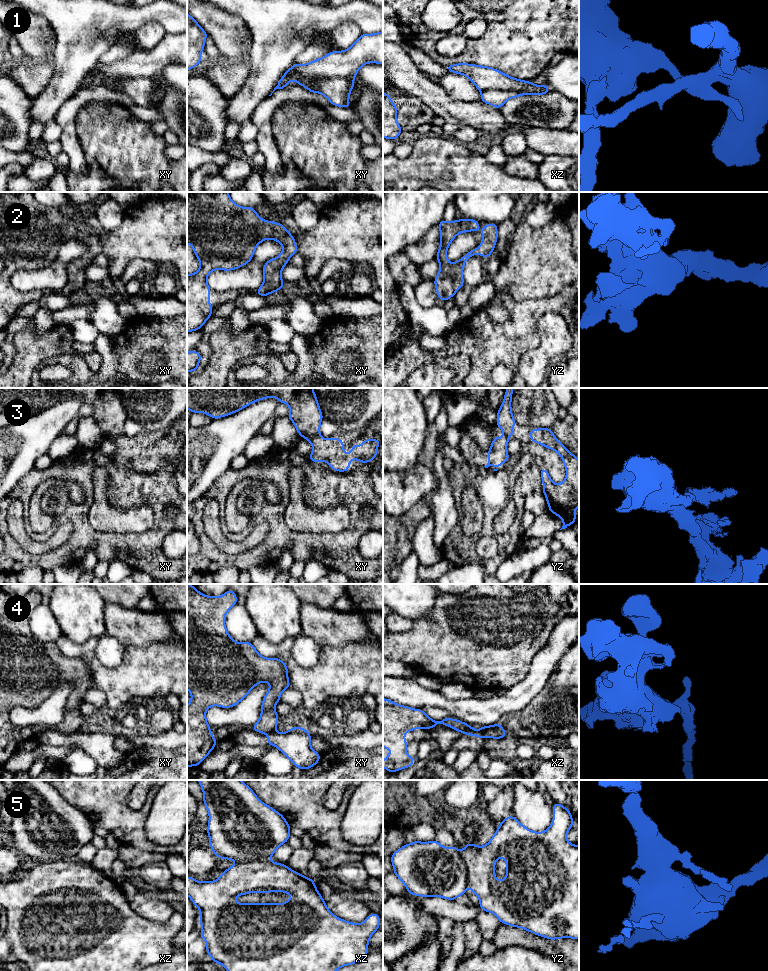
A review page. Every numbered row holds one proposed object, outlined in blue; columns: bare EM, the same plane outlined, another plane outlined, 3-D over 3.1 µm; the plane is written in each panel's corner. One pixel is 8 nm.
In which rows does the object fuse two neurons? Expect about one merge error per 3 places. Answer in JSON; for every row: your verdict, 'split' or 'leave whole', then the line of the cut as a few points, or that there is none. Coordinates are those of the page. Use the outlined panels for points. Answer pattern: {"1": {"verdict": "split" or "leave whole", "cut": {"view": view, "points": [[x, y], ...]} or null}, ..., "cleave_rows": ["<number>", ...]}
{"1": {"verdict": "split", "cut": {"view": "xy", "points": [[292, 66], [293, 70], [304, 78], [352, 78]]}}, "2": {"verdict": "leave whole", "cut": null}, "3": {"verdict": "split", "cut": {"view": "xy", "points": [[317, 435], [306, 438]]}}, "4": {"verdict": "split", "cut": {"view": "xz", "points": [[469, 725], [464, 733]]}}, "5": {"verdict": "split", "cut": {"view": "yz", "points": [[459, 851], [466, 869], [467, 885]]}}, "cleave_rows": ["1", "3", "4", "5"]}

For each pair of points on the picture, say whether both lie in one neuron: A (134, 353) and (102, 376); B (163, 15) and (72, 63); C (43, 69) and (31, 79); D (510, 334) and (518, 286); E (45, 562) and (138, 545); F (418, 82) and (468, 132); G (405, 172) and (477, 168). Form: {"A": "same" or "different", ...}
{"A": "different", "B": "same", "C": "same", "D": "different", "E": "same", "F": "different", "G": "same"}

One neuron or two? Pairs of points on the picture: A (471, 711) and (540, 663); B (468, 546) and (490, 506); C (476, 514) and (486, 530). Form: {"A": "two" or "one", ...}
{"A": "one", "B": "one", "C": "two"}

